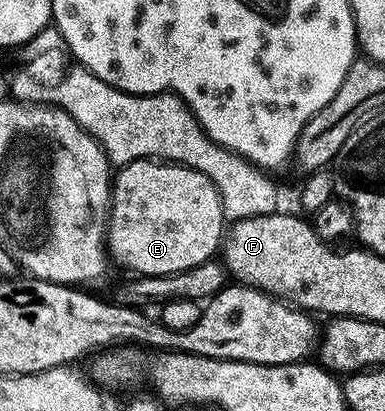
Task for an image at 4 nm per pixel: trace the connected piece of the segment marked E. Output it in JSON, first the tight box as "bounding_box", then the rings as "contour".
{"bounding_box":[107,158,227,275],"contour":[[[140,158],[134,162],[120,167],[116,171],[115,177],[111,182],[113,188],[113,197],[109,204],[109,228],[107,231],[107,250],[111,255],[112,261],[122,262],[134,275],[143,274],[178,274],[187,268],[195,268],[199,264],[210,261],[214,257],[213,254],[218,253],[219,247],[223,242],[223,231],[227,226],[227,219],[223,208],[221,207],[221,193],[215,188],[215,184],[203,172],[193,169],[191,166],[182,166],[164,160],[150,160]]]}

